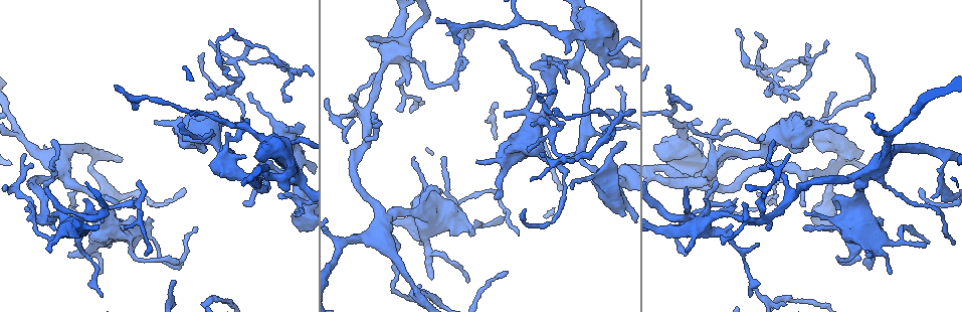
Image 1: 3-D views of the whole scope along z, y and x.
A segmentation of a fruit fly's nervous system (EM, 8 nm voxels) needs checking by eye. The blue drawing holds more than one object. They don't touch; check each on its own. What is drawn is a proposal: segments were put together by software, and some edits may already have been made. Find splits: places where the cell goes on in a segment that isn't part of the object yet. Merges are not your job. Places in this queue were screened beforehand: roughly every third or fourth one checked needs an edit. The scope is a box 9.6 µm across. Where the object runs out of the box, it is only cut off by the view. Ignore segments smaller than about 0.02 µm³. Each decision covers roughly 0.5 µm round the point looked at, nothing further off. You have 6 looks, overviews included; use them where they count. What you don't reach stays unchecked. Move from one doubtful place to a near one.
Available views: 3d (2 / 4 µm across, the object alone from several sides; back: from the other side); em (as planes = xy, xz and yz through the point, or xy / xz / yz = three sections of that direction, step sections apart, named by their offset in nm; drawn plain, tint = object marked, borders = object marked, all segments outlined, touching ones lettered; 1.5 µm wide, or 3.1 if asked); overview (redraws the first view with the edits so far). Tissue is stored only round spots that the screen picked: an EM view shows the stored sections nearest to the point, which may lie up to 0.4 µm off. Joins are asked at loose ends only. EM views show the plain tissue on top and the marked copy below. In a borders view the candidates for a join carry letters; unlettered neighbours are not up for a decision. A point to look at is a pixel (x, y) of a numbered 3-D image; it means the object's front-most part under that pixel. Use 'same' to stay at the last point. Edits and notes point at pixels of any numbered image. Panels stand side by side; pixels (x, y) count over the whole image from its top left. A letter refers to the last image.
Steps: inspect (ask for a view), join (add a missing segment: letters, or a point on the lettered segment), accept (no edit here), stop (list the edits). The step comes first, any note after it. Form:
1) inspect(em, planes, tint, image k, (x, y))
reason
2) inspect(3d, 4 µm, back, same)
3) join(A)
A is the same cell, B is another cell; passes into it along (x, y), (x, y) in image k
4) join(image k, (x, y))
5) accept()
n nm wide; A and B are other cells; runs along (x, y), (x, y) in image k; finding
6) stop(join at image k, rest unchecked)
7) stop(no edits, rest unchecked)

inspect(em, yz, step 8, borders, image 1, (709, 187))
an open end

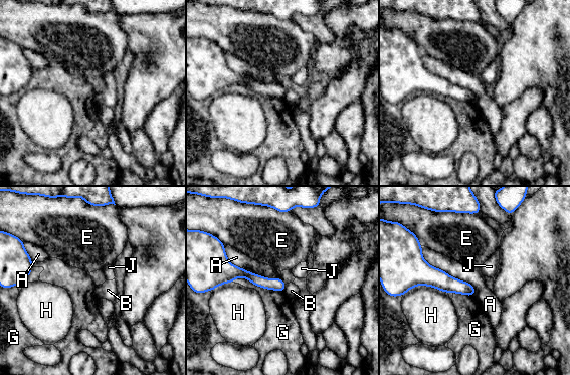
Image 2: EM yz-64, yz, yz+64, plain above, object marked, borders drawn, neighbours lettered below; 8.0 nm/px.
inspect(em, planes, borders, same)

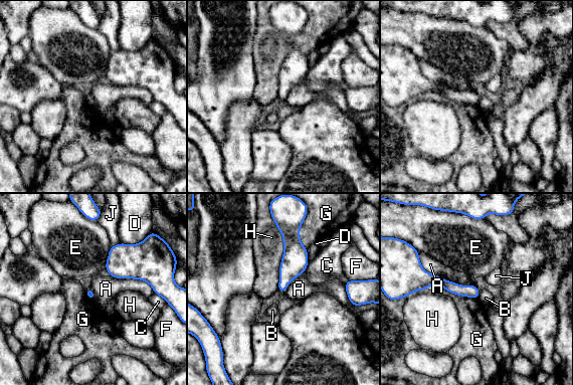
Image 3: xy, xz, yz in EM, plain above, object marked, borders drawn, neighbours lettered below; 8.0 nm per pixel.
accept()
A, B, C, D, E, F, G, H and J are other cells; border along (110, 275), (143, 279), (154, 293) in image 3; none of them fits

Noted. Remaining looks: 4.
inspect(3d, 2 µm, image 1, (867, 257))
branch stops here

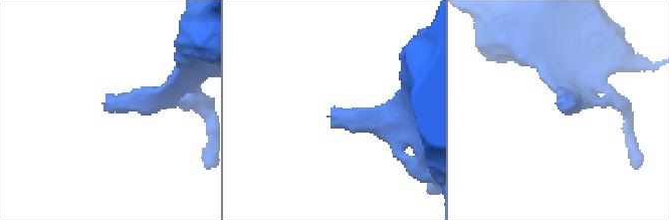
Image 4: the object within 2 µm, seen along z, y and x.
inspect(em, 3.1 µm, planes, borders, image 4, (565, 103))
shape alone is not enough

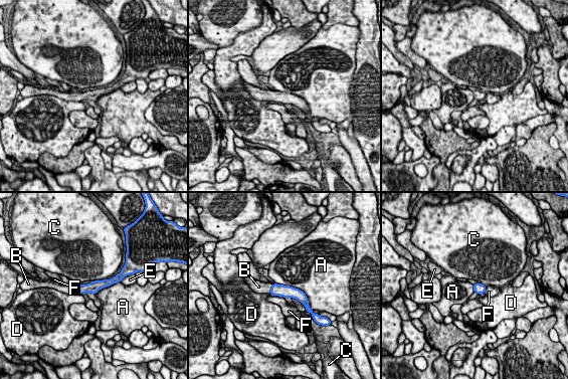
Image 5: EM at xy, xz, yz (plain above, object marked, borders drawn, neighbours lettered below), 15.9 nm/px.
join(B)
B is the same cell, A, C, D, E and F are other cells; passes into it along (276, 290), (270, 289), (258, 287) in image 5; it goes on there

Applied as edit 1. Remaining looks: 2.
stop(join at image 5, rest unchecked)

